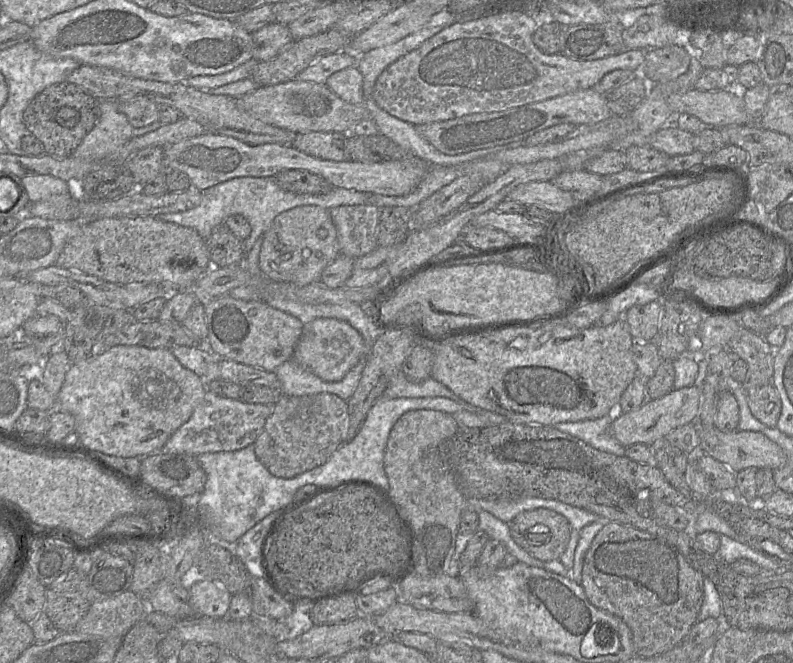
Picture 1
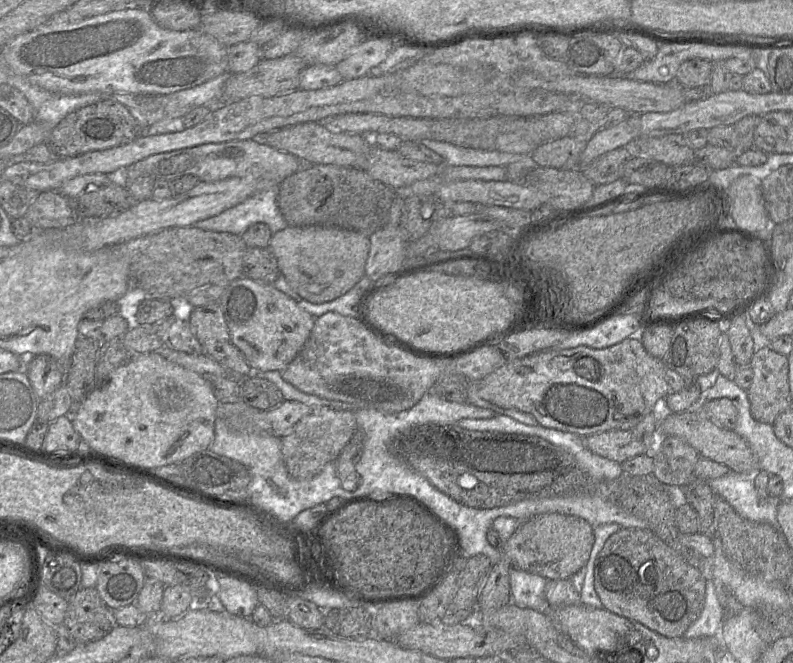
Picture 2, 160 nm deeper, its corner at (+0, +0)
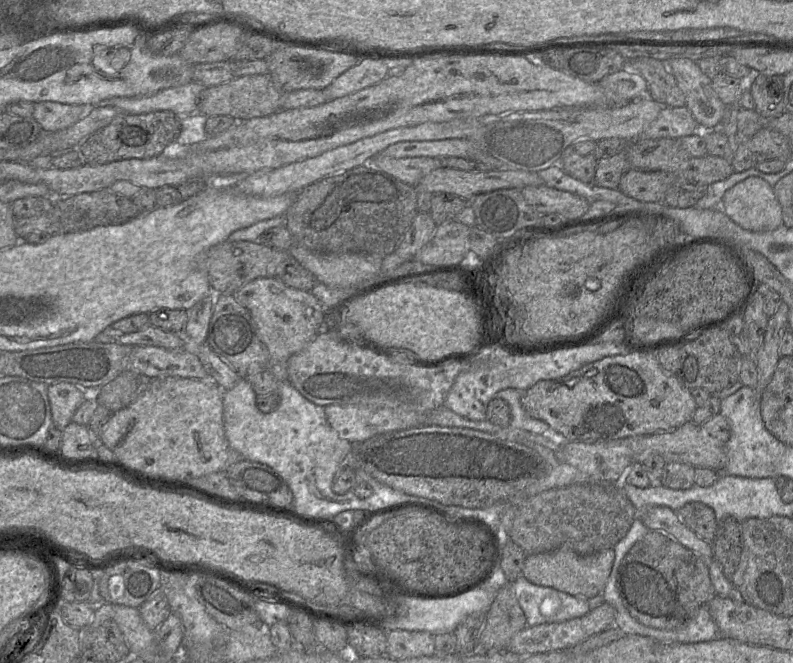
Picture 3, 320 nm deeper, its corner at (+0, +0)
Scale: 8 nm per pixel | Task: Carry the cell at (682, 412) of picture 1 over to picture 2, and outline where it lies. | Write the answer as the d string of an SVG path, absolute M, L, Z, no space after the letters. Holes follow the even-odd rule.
M609 430L583 438L590 451L621 464L635 456L651 454L651 446L645 446L632 430Z

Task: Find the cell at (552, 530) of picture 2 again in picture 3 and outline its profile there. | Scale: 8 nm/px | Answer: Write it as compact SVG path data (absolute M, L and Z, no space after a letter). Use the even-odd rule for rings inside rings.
M568 548L555 551L527 554L522 576L538 586L554 588L579 598L593 600L593 608L603 603L602 594L615 563L612 549L582 556Z

